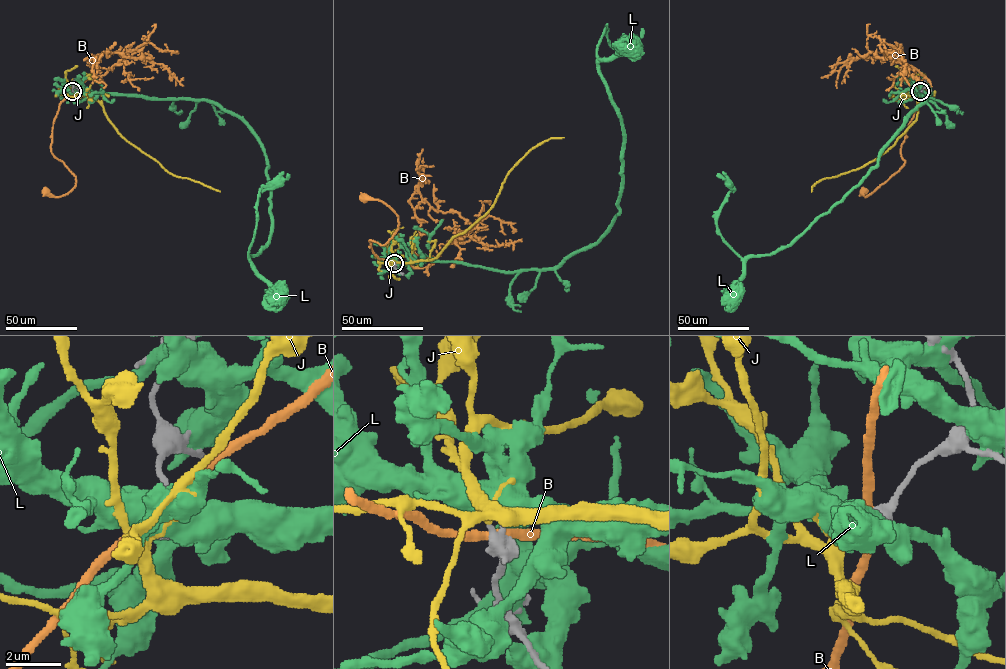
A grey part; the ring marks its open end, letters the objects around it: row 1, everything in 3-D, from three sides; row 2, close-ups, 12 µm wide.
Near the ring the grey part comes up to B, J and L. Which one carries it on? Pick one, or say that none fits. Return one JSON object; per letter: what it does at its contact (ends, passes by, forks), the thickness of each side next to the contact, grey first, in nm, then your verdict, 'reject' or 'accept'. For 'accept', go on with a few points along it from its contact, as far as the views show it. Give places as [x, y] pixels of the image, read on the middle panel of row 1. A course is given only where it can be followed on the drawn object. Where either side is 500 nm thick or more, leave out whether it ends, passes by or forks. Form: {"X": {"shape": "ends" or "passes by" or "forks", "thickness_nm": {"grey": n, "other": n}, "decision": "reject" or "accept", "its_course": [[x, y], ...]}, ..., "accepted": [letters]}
{"B": {"thickness_nm": {"grey": 750, "other": 320}, "decision": "reject"}, "J": {"thickness_nm": {"grey": 500, "other": 240}, "decision": "accept", "its_course": [[394, 263], [435, 258], [454, 237], [469, 228], [490, 208], [508, 172], [526, 153], [551, 138], [564, 137]]}, "L": {"thickness_nm": {"grey": 420, "other": 850}, "decision": "reject"}, "accepted": ["J"]}

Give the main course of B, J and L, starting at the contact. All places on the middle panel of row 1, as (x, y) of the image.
B: (394, 263), (379, 258), (369, 240), (385, 244), (398, 228), (397, 215), (380, 200), (364, 195)
J: (394, 263), (435, 258), (454, 237), (469, 228), (490, 208), (508, 172), (526, 153), (551, 138), (564, 137)
L: (395, 263), (542, 270), (593, 245), (620, 212), (623, 143), (597, 45), (606, 29), (611, 46), (633, 43)

